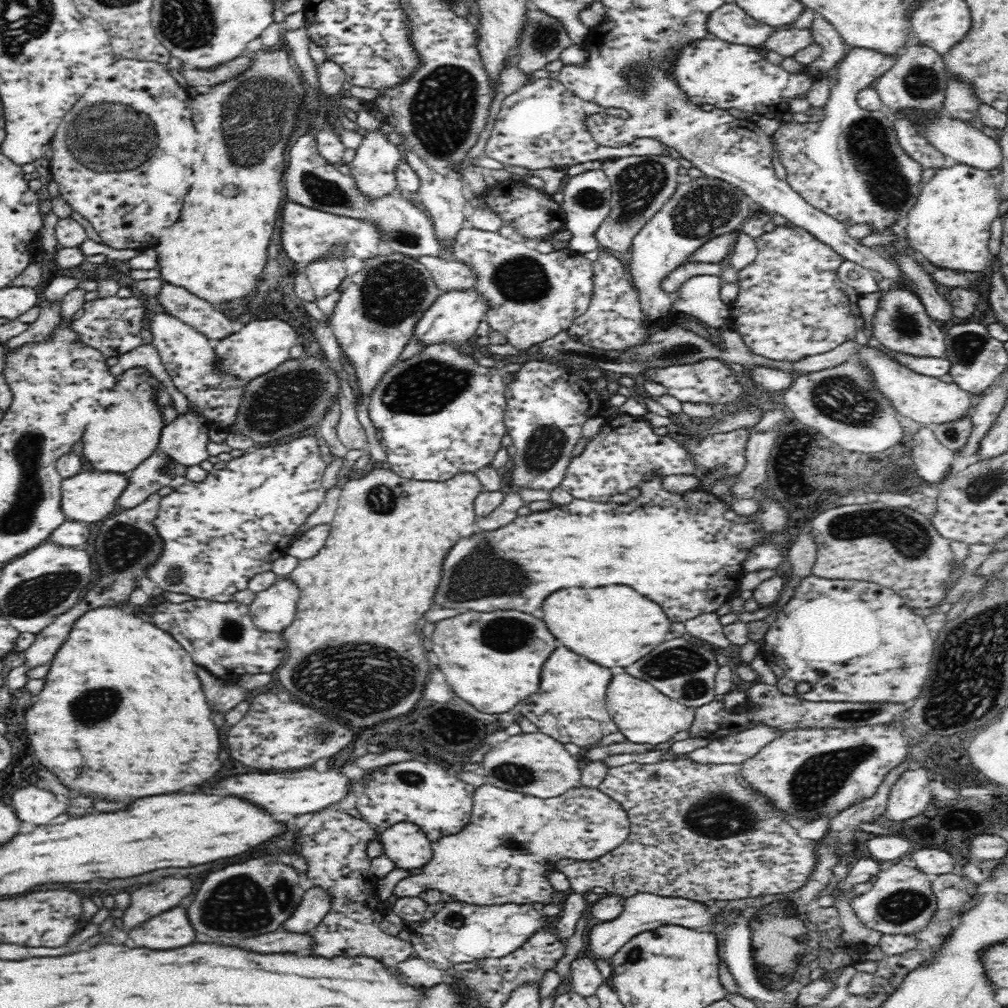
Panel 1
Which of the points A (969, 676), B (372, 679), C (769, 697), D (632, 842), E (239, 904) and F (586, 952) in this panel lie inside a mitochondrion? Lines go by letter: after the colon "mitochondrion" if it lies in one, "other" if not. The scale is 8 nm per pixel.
A: mitochondrion
B: mitochondrion
C: other
D: other
E: mitochondrion
F: other

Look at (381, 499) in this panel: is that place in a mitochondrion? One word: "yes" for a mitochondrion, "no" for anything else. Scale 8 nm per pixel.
yes

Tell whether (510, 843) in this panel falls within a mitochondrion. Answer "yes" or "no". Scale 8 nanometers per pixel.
yes

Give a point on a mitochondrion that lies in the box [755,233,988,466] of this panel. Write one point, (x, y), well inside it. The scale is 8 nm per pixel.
(846, 399)

